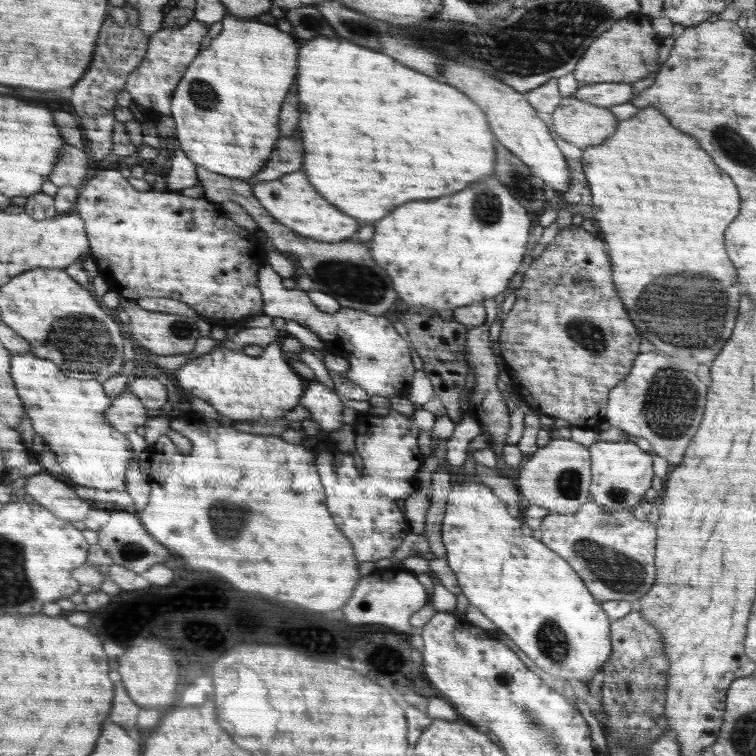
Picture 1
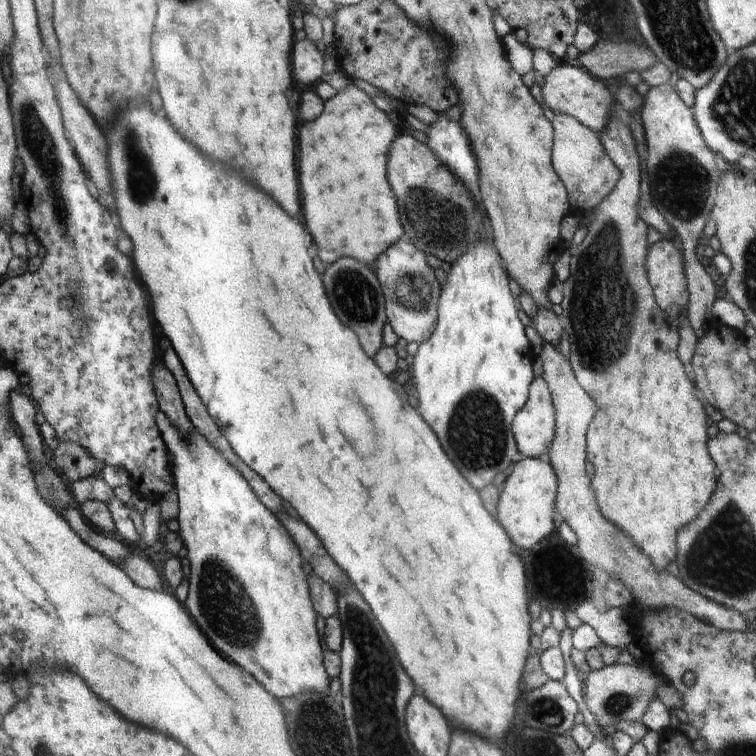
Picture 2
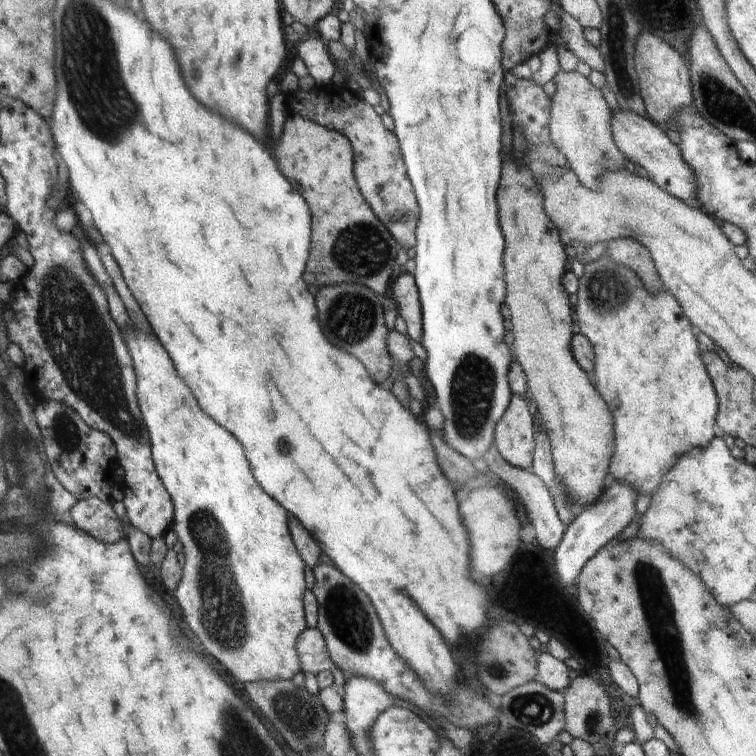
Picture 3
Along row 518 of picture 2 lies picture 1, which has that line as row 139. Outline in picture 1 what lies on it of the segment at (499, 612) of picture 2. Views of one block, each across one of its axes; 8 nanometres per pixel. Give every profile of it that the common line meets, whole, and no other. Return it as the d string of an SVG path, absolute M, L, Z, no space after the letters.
M314 38L302 43L304 50L300 50L300 78L298 78L298 104L300 110L306 114L300 114L300 130L302 130L302 142L304 142L304 170L308 174L308 180L324 198L328 198L334 206L340 206L344 214L352 214L356 220L376 222L390 214L396 206L406 204L410 200L426 200L426 198L440 198L448 194L456 194L464 190L464 186L470 186L476 180L482 180L494 172L494 132L490 130L490 124L484 116L484 112L462 92L456 88L442 84L422 72L410 70L402 64L398 64L394 58L368 50L364 46L352 44L348 40L332 40L332 38Z

